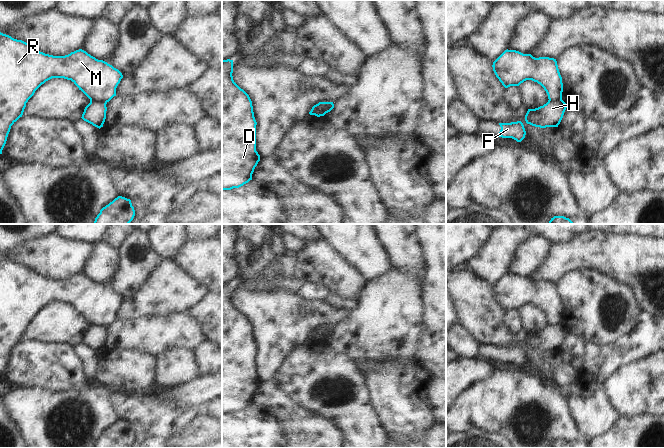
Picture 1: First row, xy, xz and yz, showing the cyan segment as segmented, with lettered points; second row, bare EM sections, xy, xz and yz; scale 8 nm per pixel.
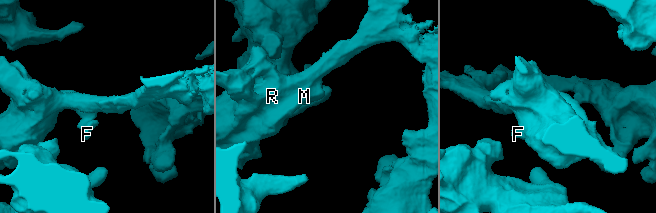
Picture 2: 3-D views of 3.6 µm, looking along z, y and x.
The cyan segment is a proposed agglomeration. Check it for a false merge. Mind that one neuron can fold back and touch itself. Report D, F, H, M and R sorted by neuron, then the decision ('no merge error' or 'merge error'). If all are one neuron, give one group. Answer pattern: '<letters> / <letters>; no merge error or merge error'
D M R / F H; merge error

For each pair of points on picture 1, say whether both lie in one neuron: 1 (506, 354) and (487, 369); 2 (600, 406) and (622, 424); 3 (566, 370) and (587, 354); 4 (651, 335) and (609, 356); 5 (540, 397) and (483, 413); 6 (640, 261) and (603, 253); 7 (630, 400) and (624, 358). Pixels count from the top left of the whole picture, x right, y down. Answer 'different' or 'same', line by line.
1: different
2: different
3: different
4: same
5: same
6: same
7: different

